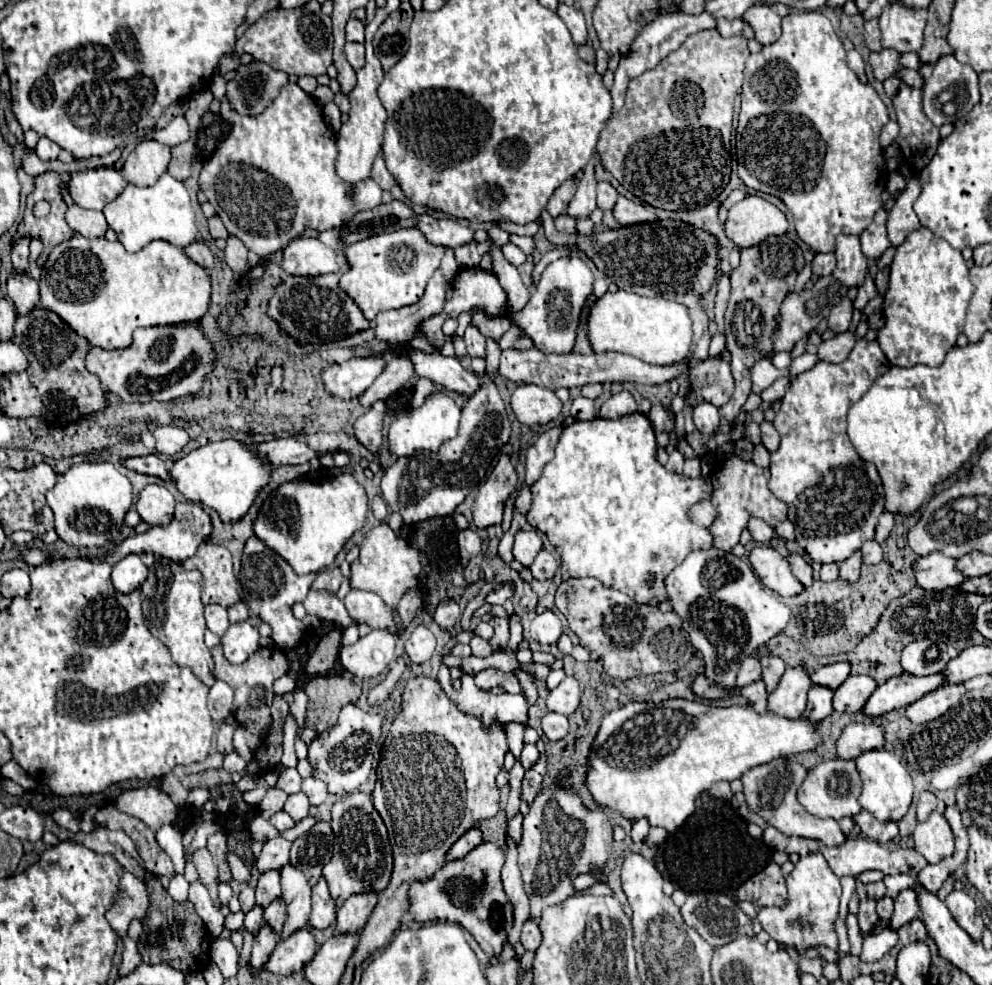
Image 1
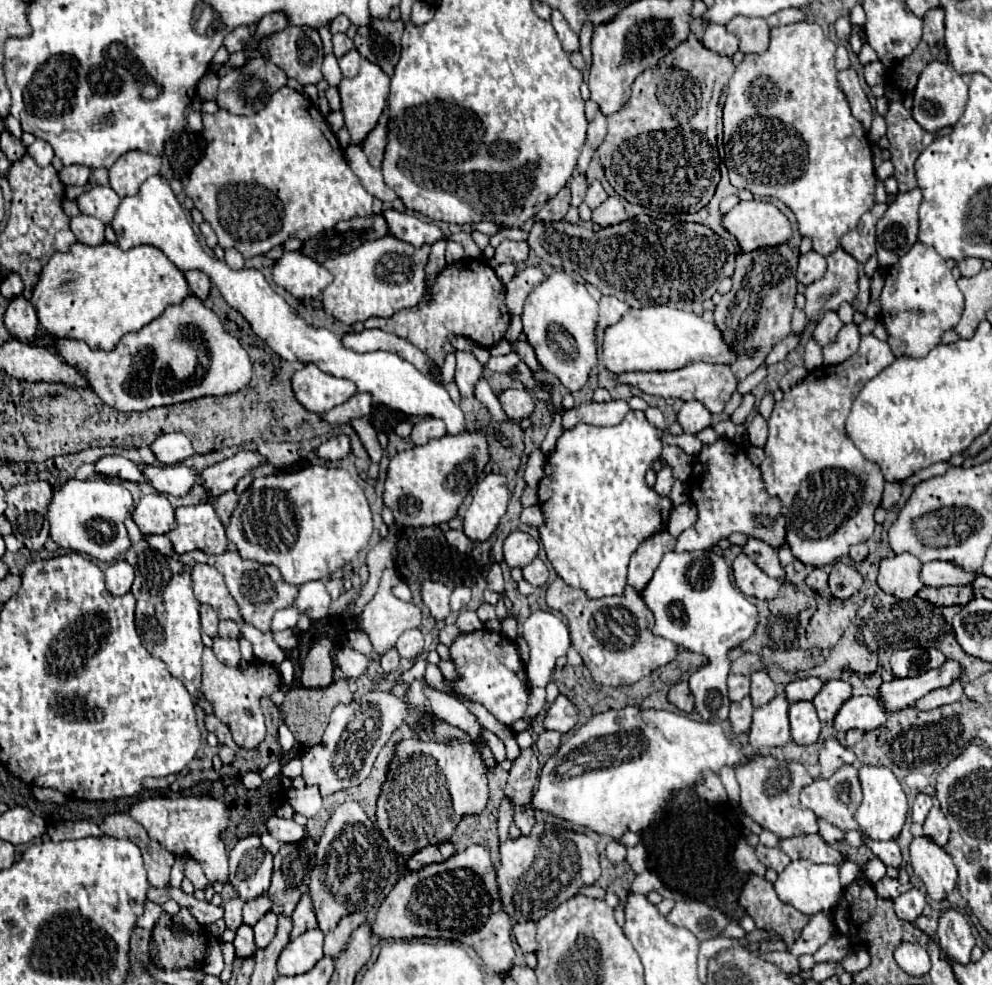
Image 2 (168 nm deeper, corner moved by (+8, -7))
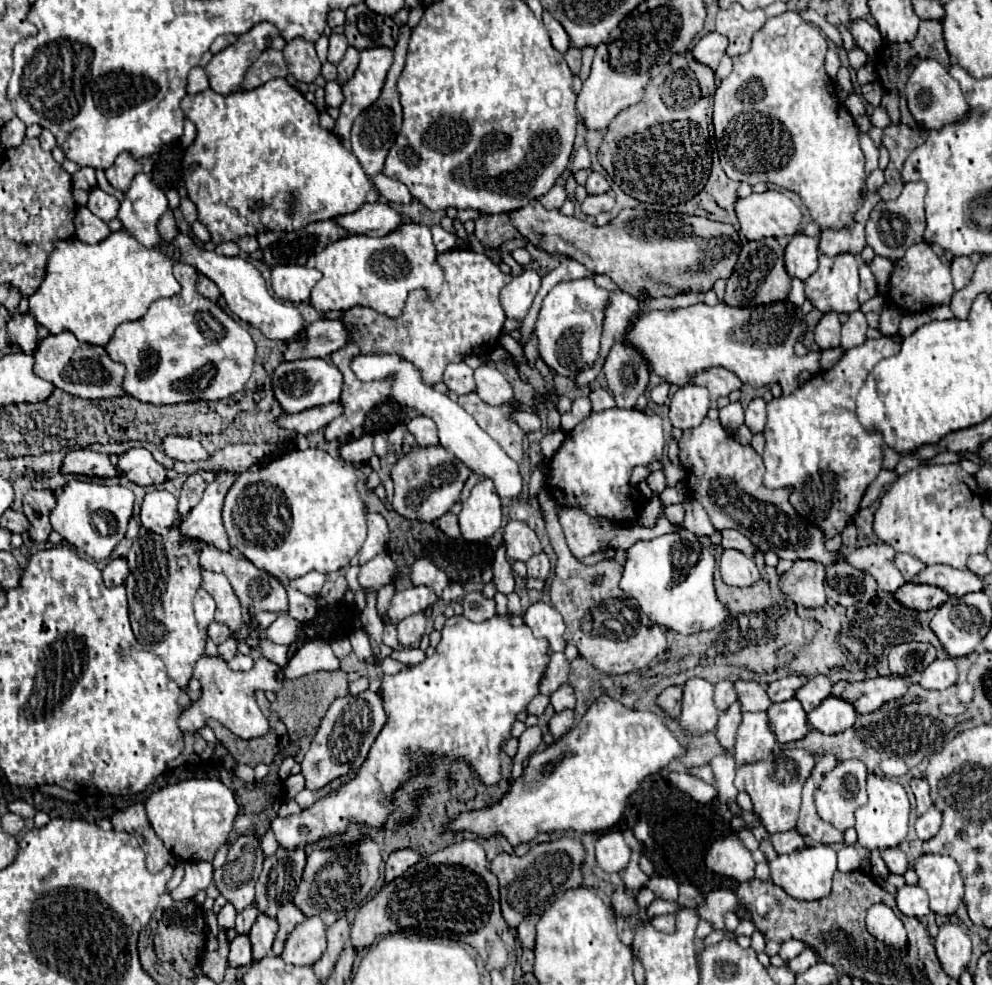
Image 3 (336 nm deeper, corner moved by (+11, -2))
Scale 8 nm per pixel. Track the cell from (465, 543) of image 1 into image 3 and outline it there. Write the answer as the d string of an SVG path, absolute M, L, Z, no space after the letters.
M446 512L440 520L438 520L440 530L448 536L448 538L460 538L460 528L458 528L458 516L452 512Z

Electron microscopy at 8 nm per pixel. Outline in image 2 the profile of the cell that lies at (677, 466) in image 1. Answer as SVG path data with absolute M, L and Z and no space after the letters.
M663 465L661 471L657 473L657 483L655 483L655 491L659 495L669 495L671 493L671 487L673 487L673 471L669 465Z

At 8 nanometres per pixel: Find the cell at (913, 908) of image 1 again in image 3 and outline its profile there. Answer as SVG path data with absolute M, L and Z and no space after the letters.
M885 878L883 888L896 898L898 908L900 908L902 914L922 918L930 912L928 894L920 886L904 886L904 888L896 889Z

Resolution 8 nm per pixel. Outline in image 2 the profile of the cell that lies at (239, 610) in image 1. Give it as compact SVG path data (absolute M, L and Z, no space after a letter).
M227 619L227 621L219 621L219 635L221 637L239 637L239 623Z

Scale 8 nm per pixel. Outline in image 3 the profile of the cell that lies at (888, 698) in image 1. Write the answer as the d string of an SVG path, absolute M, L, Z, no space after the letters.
M830 696L818 706L818 710L808 714L808 726L822 734L838 734L850 728L856 722L856 716L858 714L850 702Z

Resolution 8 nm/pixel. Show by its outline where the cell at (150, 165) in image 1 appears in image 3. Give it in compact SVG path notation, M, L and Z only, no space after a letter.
M122 152L122 154L114 160L114 164L106 170L106 178L108 178L108 182L112 184L112 188L126 192L126 190L130 188L132 178L134 178L140 170L142 170L142 164L140 164L136 158L132 158L128 152Z

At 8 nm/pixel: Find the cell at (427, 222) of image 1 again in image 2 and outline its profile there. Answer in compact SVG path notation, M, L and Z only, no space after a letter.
M383 211L387 223L389 223L389 233L395 235L397 239L401 241L407 241L415 247L423 247L425 243L427 245L433 245L441 239L445 239L443 231L433 225L433 223L425 223L413 215L407 215L407 213L399 213L399 211Z

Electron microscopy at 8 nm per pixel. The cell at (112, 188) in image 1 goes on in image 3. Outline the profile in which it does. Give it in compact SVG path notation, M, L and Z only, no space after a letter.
M94 188L90 190L90 198L88 198L88 208L98 216L102 218L104 222L110 222L112 218L118 216L118 206L120 202L116 200L116 196L100 190L100 188Z

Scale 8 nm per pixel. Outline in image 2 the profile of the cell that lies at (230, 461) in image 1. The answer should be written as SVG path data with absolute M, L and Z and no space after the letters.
M183 463L165 465L165 467L147 465L143 469L143 475L159 493L167 493L173 497L185 497L199 483L201 477L199 471Z

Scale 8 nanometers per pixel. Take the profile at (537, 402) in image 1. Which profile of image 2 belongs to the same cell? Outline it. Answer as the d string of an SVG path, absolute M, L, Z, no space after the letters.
M509 389L503 391L499 395L501 407L507 413L509 419L513 421L521 421L525 417L531 417L535 411L535 403L533 403L533 395L527 389Z

